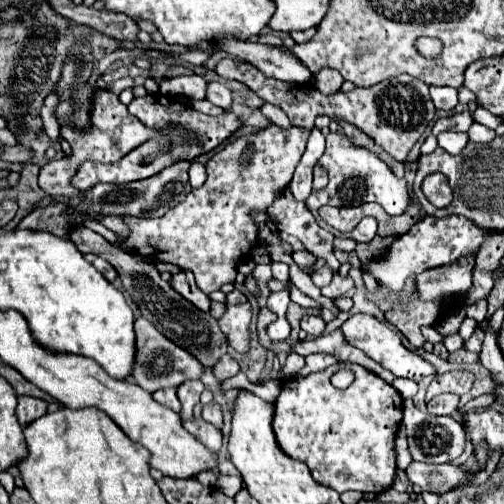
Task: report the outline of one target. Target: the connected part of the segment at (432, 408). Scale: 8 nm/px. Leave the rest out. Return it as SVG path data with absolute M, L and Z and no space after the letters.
M437 395L427 403L429 413L433 415L451 415L459 405L459 397L457 395Z

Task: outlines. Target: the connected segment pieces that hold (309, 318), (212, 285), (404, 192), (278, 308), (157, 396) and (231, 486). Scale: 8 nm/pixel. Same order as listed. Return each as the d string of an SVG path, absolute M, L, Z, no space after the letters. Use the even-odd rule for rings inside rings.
M305 315L301 319L301 329L313 337L319 337L325 331L325 321L319 315Z
M269 125L257 135L239 137L237 141L229 143L221 153L215 153L211 161L205 165L207 169L207 181L201 189L193 189L183 203L167 211L163 217L157 219L129 219L125 217L131 235L127 239L119 239L131 253L139 253L141 257L147 257L151 263L167 261L181 269L189 269L195 275L197 286L205 295L221 289L225 283L235 281L237 261L239 257L245 259L253 247L257 245L257 225L249 217L251 209L265 211L269 203L273 203L273 195L277 195L277 189L285 187L285 183L291 181L293 171L297 163L301 161L305 153L305 145L309 139L309 129L305 127L291 127L289 131L279 129L277 125Z
M329 133L327 135L327 149L319 163L329 171L329 185L321 191L315 191L307 205L313 215L317 217L317 209L321 205L335 205L335 207L357 207L363 203L379 203L389 215L403 215L409 207L411 195L405 179L397 179L387 163L379 159L373 151L353 145L353 141L345 133Z
M277 291L277 293L271 293L267 297L267 309L273 311L277 317L285 317L285 309L289 305L289 293L285 291Z
M167 387L167 389L159 389L159 391L155 391L153 393L153 399L157 401L157 403L161 403L161 405L167 405L167 407L171 407L173 411L181 411L181 403L179 403L179 399L177 399L177 391L173 389L173 387Z
M221 477L221 489L229 495L229 497L233 497L241 487L241 479L239 477Z

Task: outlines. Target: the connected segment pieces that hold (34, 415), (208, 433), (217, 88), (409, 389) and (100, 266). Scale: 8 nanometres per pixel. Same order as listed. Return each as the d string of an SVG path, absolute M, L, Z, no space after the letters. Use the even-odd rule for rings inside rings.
M19 397L17 405L17 421L21 427L27 427L35 419L43 417L47 413L47 403L43 399L33 399L33 397Z
M187 419L187 421L183 421L183 427L193 437L197 437L201 443L205 443L205 447L209 447L213 451L219 451L219 447L221 447L221 431L217 427L213 427L211 423L207 423L203 419Z
M211 81L209 85L207 85L207 99L213 103L213 105L219 105L219 107L223 107L225 111L231 107L231 91L223 85L223 83L219 83L219 81Z
M395 379L393 381L393 387L401 393L401 397L403 399L413 399L415 397L415 393L417 393L417 383L413 383L411 379Z
M97 257L95 261L93 261L93 265L95 265L95 269L97 271L101 271L107 279L109 279L109 283L113 283L115 281L115 277L117 277L117 271L105 261L105 259L101 259L101 257Z

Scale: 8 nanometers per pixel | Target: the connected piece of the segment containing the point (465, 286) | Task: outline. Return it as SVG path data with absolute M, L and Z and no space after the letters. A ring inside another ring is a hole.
M475 255L461 257L457 263L447 263L435 269L427 269L417 275L421 299L439 299L443 295L463 295L471 289L471 273Z

